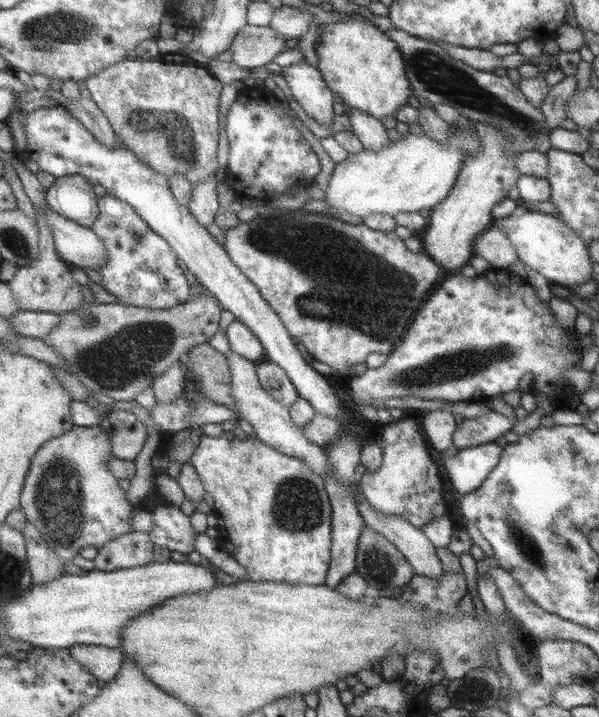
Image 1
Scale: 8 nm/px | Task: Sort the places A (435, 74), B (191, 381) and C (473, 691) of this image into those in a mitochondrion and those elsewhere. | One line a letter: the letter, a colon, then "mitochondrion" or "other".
A: mitochondrion
B: other
C: mitochondrion

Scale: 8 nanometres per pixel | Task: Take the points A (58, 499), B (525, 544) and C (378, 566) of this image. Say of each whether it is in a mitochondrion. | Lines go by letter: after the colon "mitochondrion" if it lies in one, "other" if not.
A: mitochondrion
B: mitochondrion
C: mitochondrion

